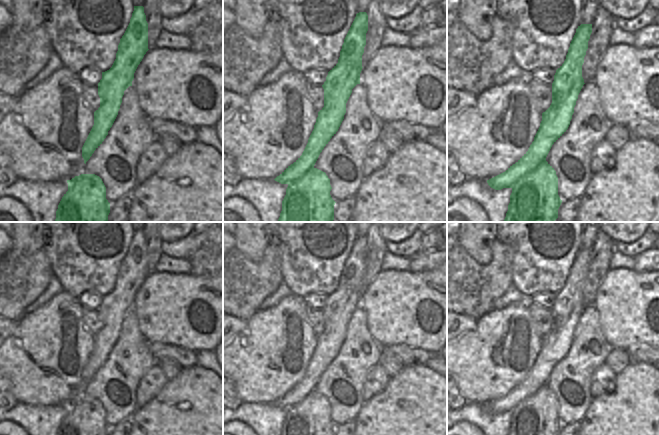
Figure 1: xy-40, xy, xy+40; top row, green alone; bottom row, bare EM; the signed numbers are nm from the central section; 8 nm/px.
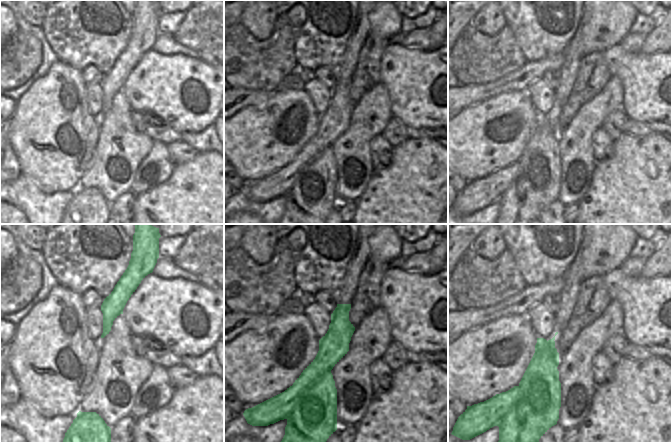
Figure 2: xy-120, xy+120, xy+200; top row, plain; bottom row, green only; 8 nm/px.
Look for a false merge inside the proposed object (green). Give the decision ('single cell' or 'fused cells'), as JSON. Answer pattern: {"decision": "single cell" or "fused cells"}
{"decision": "single cell"}

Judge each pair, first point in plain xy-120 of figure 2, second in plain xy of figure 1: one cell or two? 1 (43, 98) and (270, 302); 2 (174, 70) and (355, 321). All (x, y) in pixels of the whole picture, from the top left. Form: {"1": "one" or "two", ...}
{"1": "two", "2": "two"}

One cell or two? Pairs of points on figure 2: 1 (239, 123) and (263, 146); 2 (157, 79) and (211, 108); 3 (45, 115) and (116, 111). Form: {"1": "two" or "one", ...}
{"1": "one", "2": "one", "3": "two"}

